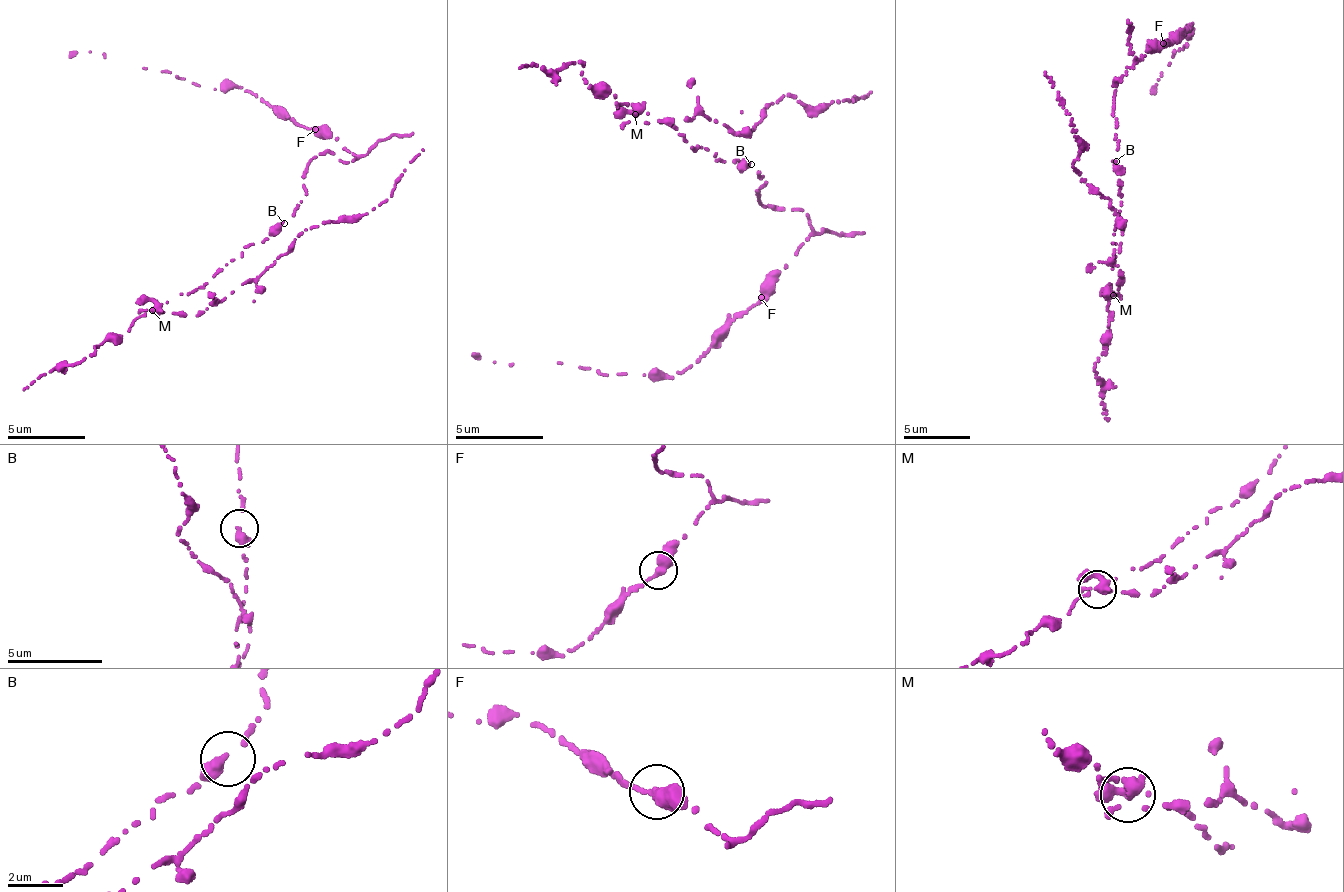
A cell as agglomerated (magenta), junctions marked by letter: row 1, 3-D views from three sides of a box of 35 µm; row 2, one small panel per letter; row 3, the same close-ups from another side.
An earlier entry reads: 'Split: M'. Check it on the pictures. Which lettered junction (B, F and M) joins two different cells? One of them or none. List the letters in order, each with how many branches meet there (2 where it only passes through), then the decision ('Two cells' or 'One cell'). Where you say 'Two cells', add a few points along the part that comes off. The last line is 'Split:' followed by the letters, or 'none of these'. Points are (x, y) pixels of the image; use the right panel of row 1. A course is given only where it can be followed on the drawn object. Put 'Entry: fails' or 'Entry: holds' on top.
Entry: holds
B: Branches: 1. One cell
F: Branches: 2. One cell
M: Branches: 2. Two cells. Course of the part to remove: (1114, 295), (1123, 275), (1112, 260), (1118, 217), (1108, 198), (1093, 193), (1073, 164), (1083, 144), (1045, 72)
Split: M

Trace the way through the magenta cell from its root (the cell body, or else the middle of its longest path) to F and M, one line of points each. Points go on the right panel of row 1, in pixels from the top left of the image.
F: (1116, 161), (1118, 142), (1113, 107), (1118, 80), (1145, 56), (1147, 49), (1163, 43)
M: (1116, 161), (1122, 185), (1118, 220), (1123, 230), (1112, 269), (1121, 284), (1118, 289), (1111, 290), (1114, 295)

